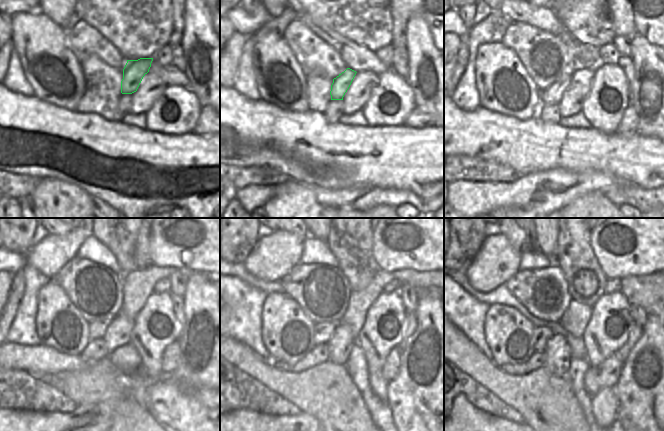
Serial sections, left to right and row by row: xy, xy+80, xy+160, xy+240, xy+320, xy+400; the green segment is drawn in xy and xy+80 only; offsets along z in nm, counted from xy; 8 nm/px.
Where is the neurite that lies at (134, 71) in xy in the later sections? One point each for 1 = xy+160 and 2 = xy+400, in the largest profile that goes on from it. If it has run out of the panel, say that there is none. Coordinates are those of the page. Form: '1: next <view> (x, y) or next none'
1: next xy+160 (553, 95)
2: next xy+400 (540, 335)

